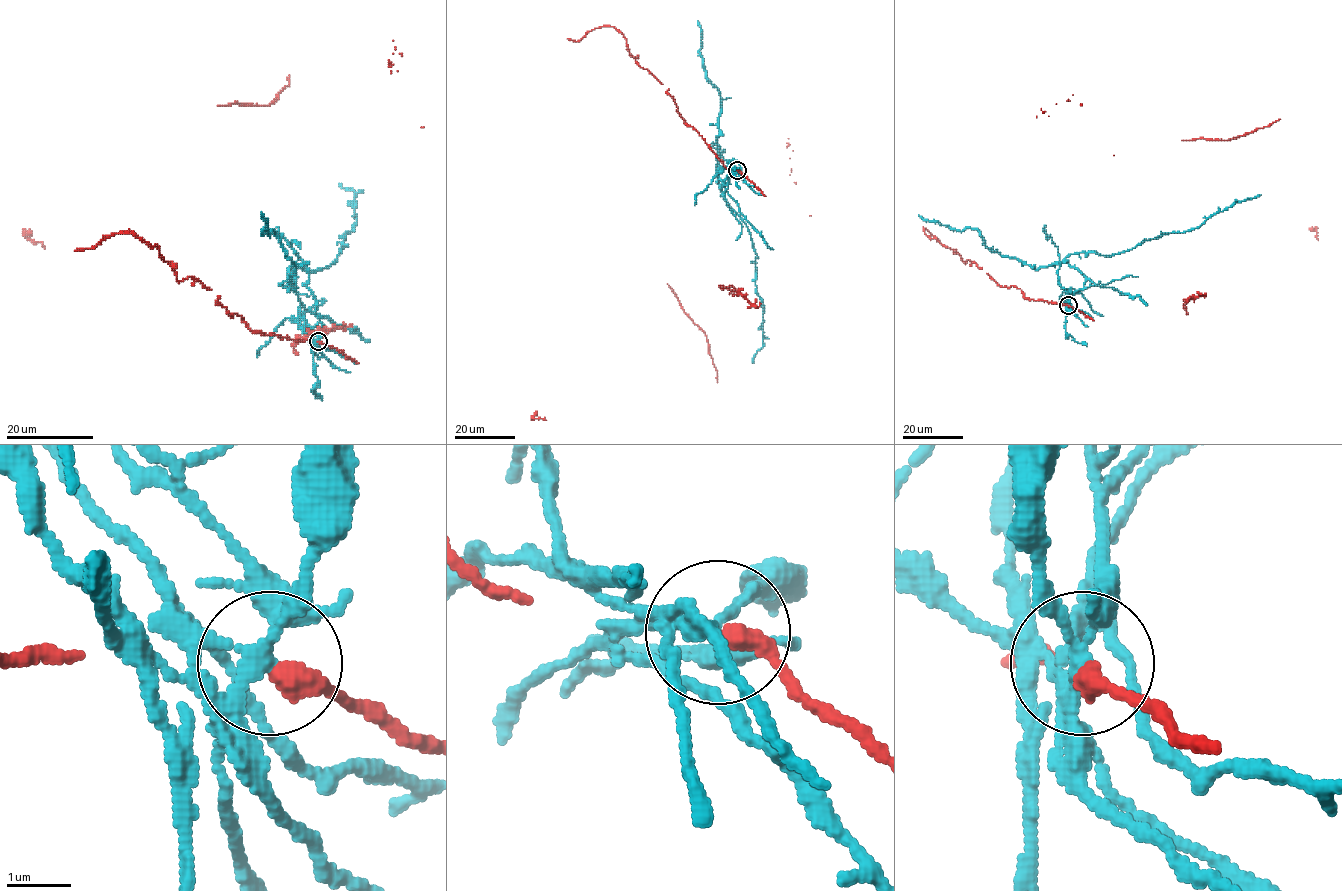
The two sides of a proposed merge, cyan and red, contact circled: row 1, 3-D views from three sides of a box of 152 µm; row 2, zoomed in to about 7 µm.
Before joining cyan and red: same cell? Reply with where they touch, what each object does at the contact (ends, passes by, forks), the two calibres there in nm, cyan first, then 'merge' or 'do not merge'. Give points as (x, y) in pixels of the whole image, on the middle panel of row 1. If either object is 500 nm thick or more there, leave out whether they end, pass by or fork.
place (737, 170); cyan forks; red ends; calibres 200 and 340 nm; do not merge

